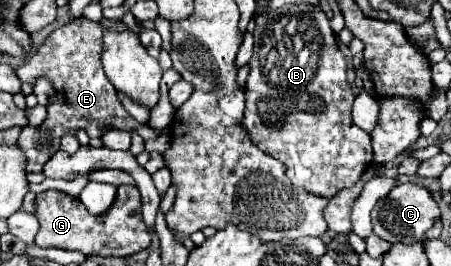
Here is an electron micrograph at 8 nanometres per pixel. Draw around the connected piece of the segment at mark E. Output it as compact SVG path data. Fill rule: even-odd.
M84 16L54 30L46 42L38 48L38 52L18 68L18 78L22 82L30 82L38 76L46 76L54 90L56 98L48 106L48 116L40 126L24 126L18 138L18 148L26 154L26 172L42 172L42 166L50 156L58 152L60 136L64 132L74 134L78 128L84 128L90 138L102 136L106 128L122 128L122 130L138 130L144 140L152 140L164 134L164 130L156 132L148 124L140 126L118 102L114 86L106 78L100 62L102 52L102 26L86 20Z

